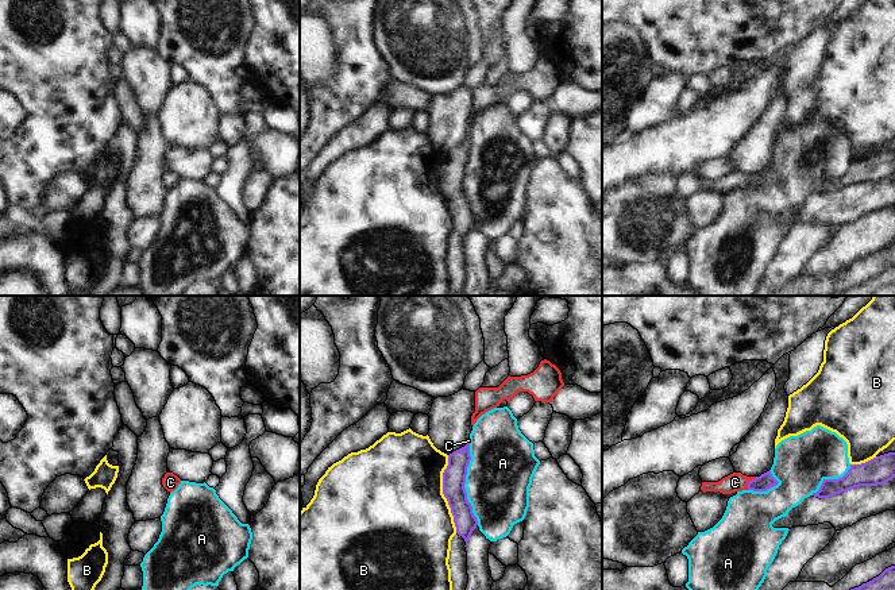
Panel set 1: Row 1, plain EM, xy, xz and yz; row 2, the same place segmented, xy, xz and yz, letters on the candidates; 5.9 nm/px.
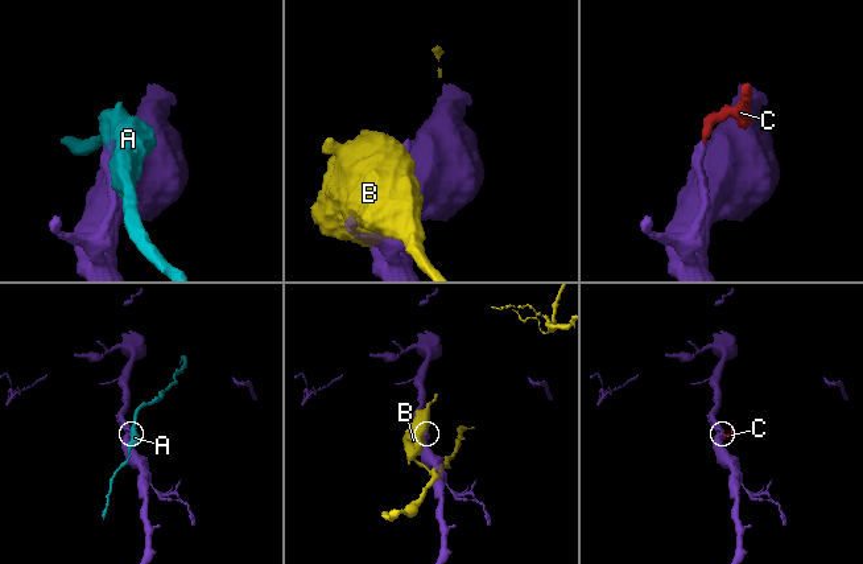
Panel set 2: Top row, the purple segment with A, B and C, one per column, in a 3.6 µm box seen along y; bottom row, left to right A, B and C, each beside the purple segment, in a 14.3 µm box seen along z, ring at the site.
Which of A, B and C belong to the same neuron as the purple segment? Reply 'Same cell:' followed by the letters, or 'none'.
Same cell: C

